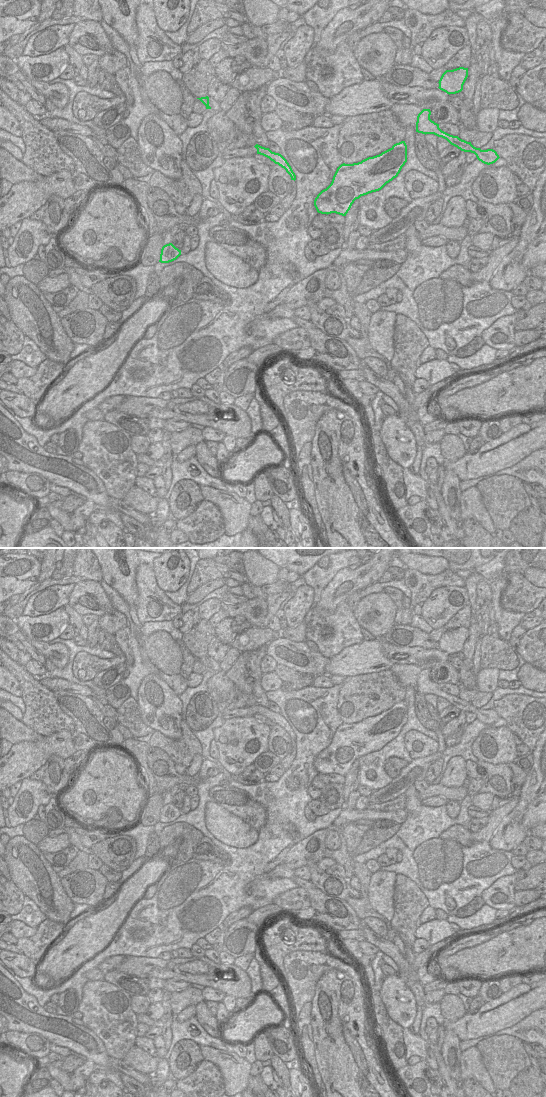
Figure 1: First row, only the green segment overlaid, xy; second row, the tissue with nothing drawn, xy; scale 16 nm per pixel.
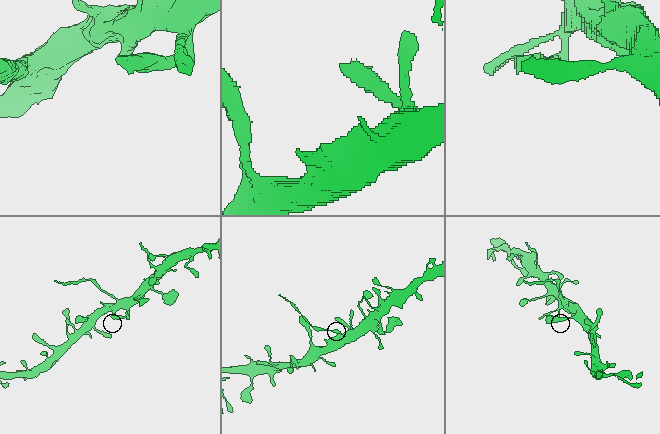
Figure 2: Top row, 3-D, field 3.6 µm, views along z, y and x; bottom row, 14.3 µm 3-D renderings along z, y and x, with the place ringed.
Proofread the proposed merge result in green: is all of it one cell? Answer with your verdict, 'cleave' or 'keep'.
cleave

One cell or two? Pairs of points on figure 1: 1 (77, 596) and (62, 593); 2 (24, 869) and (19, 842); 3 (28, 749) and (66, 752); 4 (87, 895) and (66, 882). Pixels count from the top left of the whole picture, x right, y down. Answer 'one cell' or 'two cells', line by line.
1: two cells
2: one cell
3: one cell
4: one cell

